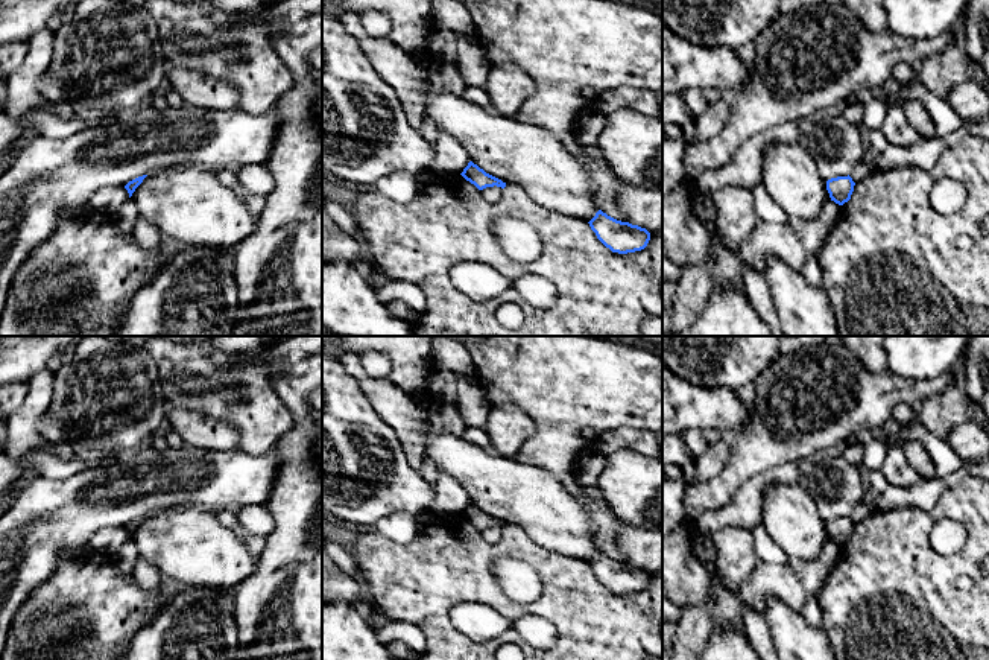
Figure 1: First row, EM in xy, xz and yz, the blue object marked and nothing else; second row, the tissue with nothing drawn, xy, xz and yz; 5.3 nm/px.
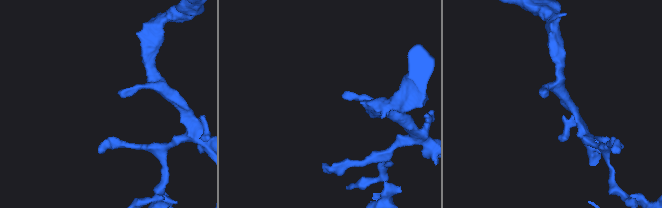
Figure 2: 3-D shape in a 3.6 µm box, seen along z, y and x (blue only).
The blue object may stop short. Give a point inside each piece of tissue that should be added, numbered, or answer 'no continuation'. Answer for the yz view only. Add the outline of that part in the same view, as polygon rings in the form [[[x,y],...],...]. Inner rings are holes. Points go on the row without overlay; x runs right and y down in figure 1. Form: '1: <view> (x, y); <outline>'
no continuation

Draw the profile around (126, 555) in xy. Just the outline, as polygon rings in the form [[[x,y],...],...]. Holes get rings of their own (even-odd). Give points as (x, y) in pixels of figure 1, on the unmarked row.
[[[129,538],[115,554],[115,566],[118,572],[122,572],[126,576],[134,576],[134,567],[138,558],[138,549],[137,544]]]

